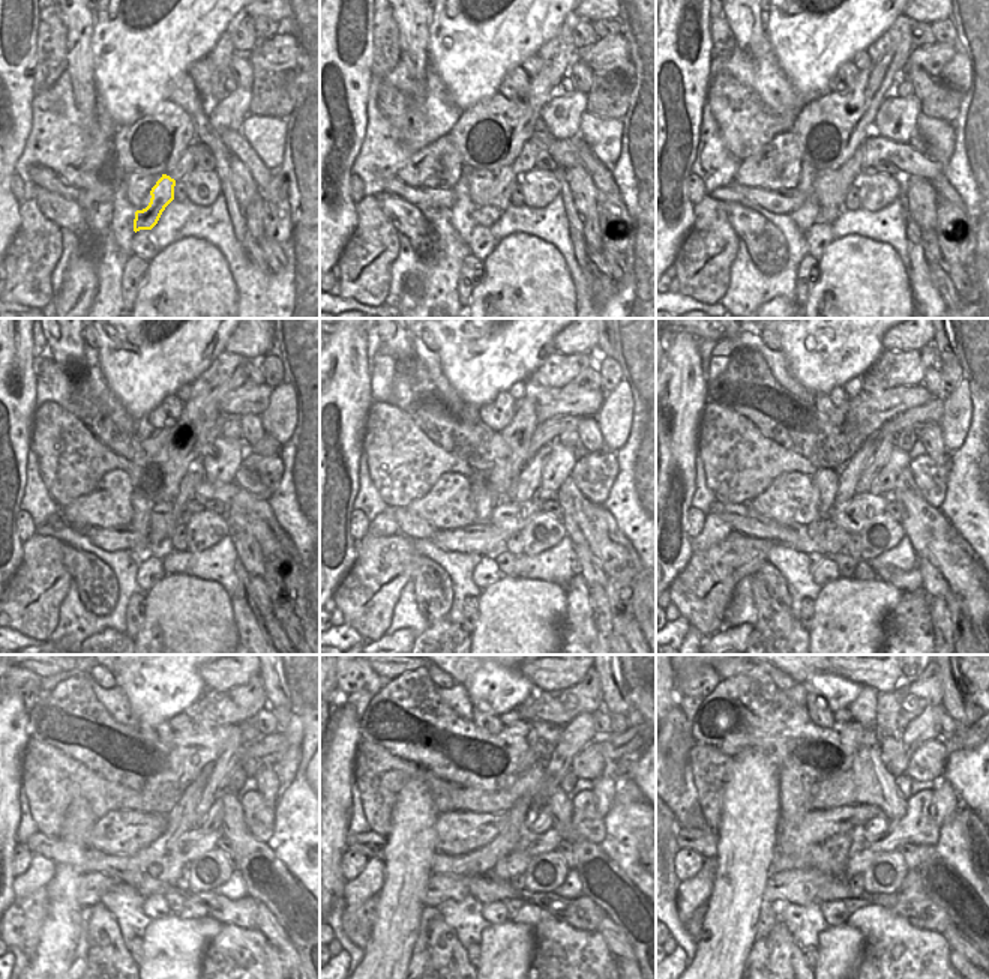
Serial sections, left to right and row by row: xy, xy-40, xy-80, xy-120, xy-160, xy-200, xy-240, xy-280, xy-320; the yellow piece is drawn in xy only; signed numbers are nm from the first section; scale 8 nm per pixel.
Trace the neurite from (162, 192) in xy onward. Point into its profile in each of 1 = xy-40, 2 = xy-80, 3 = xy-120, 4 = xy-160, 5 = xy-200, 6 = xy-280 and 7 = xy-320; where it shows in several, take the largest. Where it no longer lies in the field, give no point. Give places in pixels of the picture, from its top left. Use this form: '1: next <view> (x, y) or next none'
1: next xy-40 (499, 197)
2: next xy-80 (848, 174)
3: next xy-120 (195, 475)
4: next xy-160 (529, 481)
5: next xy-200 (886, 448)
6: next xy-280 (578, 733)
7: next xy-320 (925, 727)

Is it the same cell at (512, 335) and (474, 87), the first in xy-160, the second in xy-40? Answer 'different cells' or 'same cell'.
same cell

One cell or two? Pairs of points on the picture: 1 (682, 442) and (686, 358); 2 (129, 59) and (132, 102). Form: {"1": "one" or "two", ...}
{"1": "one", "2": "one"}

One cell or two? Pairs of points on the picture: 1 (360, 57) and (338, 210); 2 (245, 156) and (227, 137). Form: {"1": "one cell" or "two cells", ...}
{"1": "one cell", "2": "one cell"}

